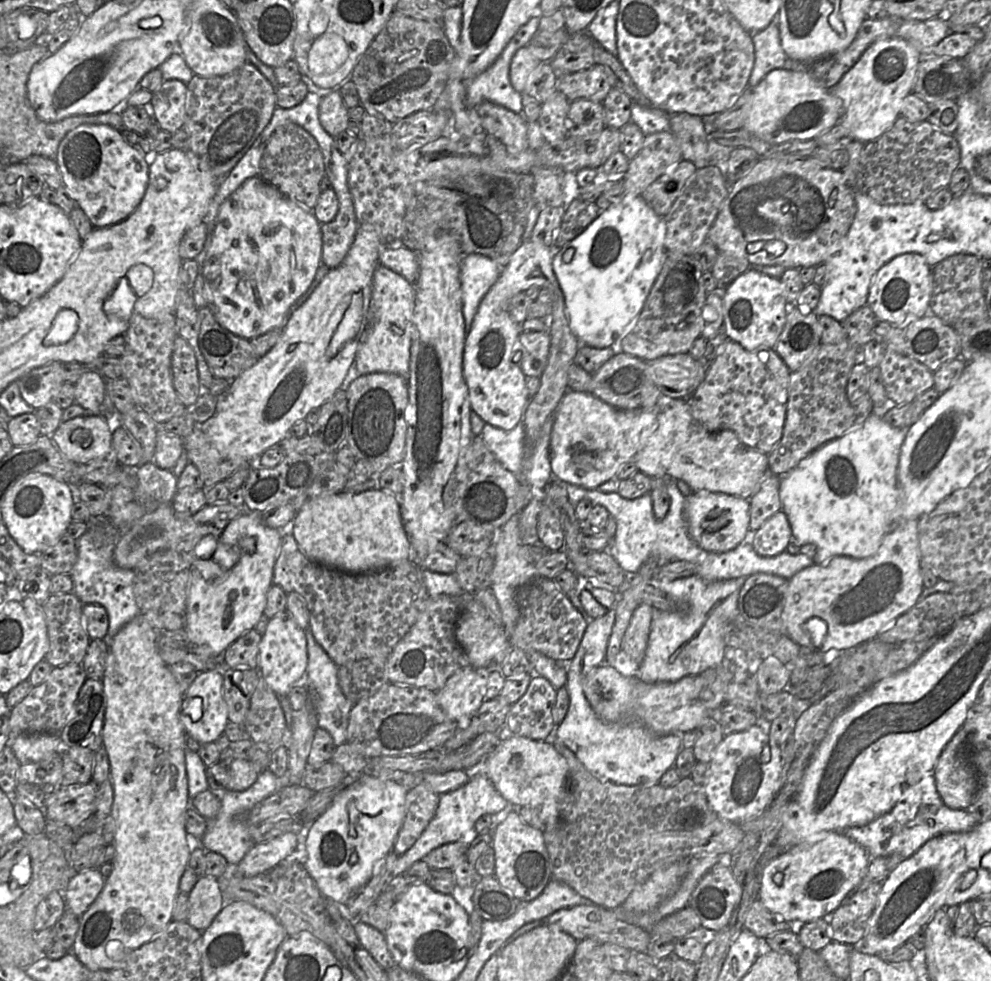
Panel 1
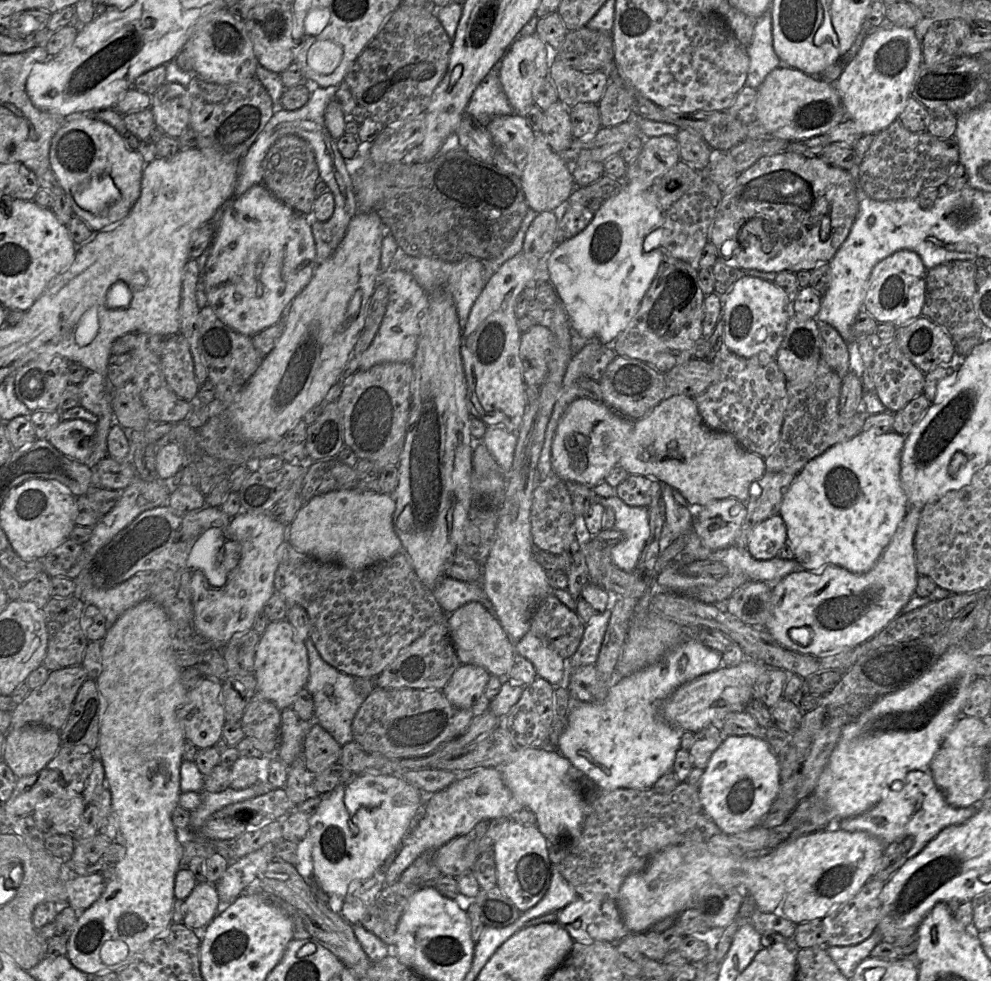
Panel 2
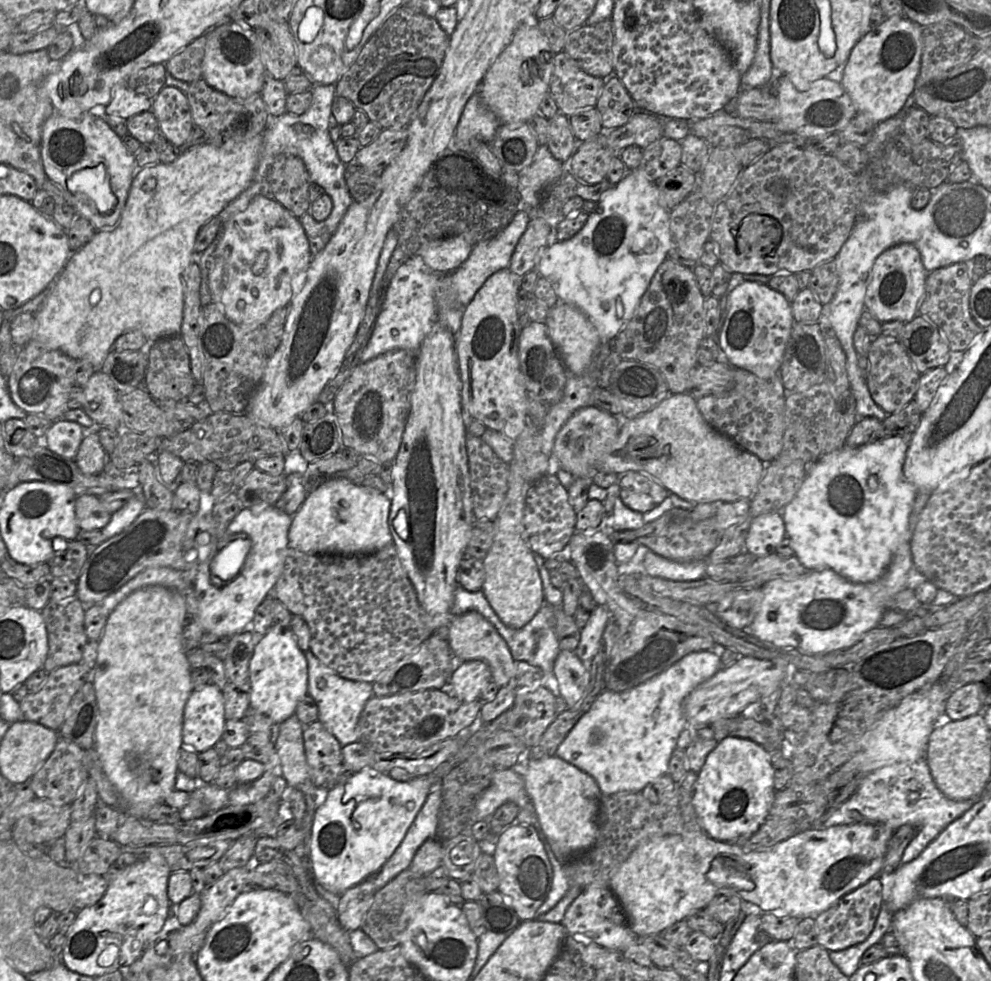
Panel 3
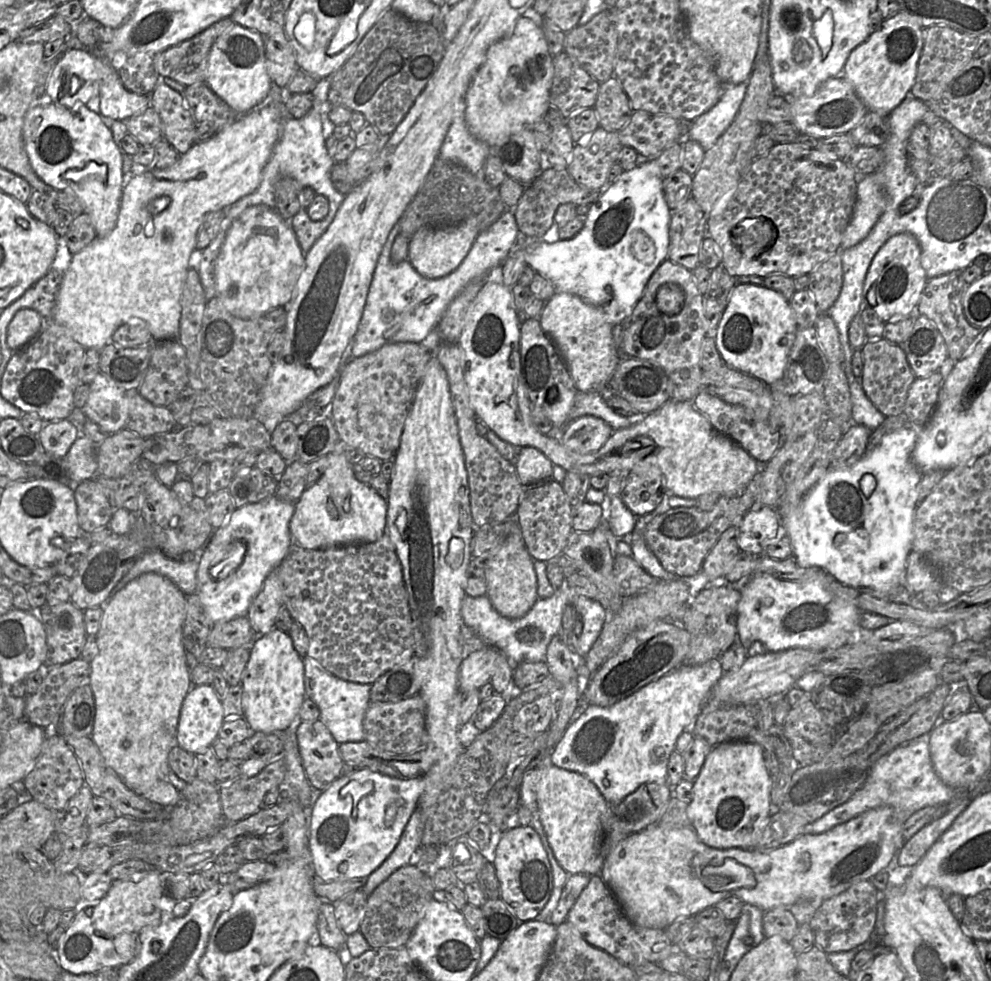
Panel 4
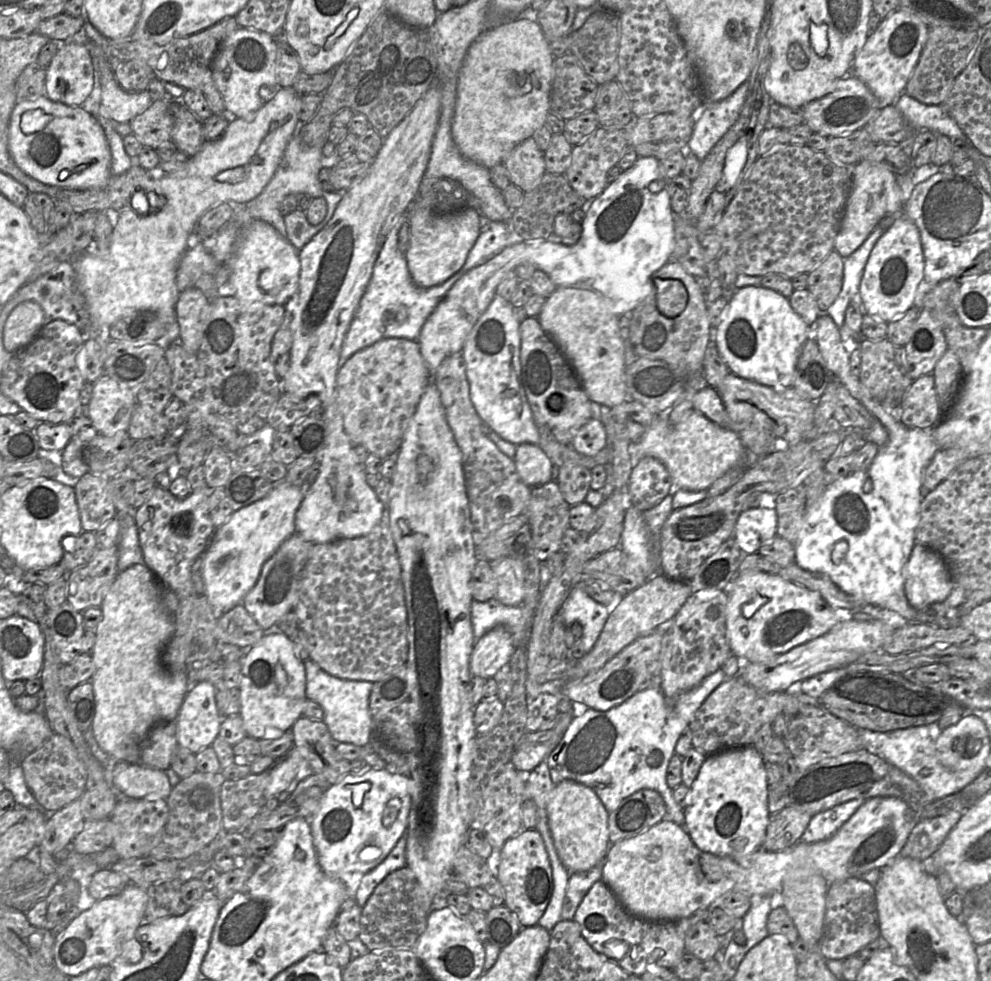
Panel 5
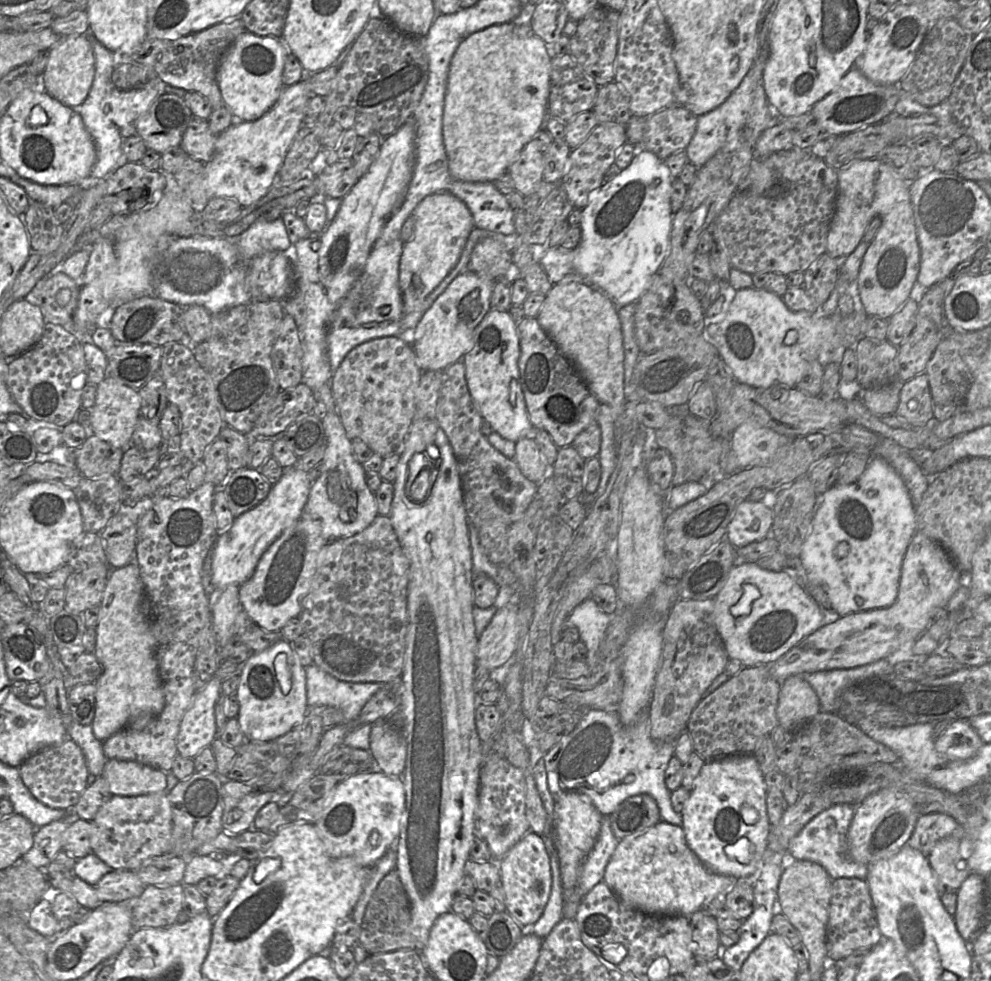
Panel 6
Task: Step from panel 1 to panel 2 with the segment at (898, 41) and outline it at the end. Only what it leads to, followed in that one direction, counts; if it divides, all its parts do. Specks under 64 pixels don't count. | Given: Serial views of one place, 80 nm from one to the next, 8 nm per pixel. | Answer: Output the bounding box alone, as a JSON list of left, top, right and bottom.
[835,24,921,134]

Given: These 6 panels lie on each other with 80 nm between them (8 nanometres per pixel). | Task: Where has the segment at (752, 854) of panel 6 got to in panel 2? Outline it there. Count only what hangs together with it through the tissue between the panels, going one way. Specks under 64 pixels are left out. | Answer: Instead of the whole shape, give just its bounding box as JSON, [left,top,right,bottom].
[699,736,780,833]

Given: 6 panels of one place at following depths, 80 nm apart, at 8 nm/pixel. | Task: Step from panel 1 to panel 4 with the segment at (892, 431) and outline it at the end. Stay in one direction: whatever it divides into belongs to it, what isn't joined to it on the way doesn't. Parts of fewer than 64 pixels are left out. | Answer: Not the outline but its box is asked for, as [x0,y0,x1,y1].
[782,425,923,592]

